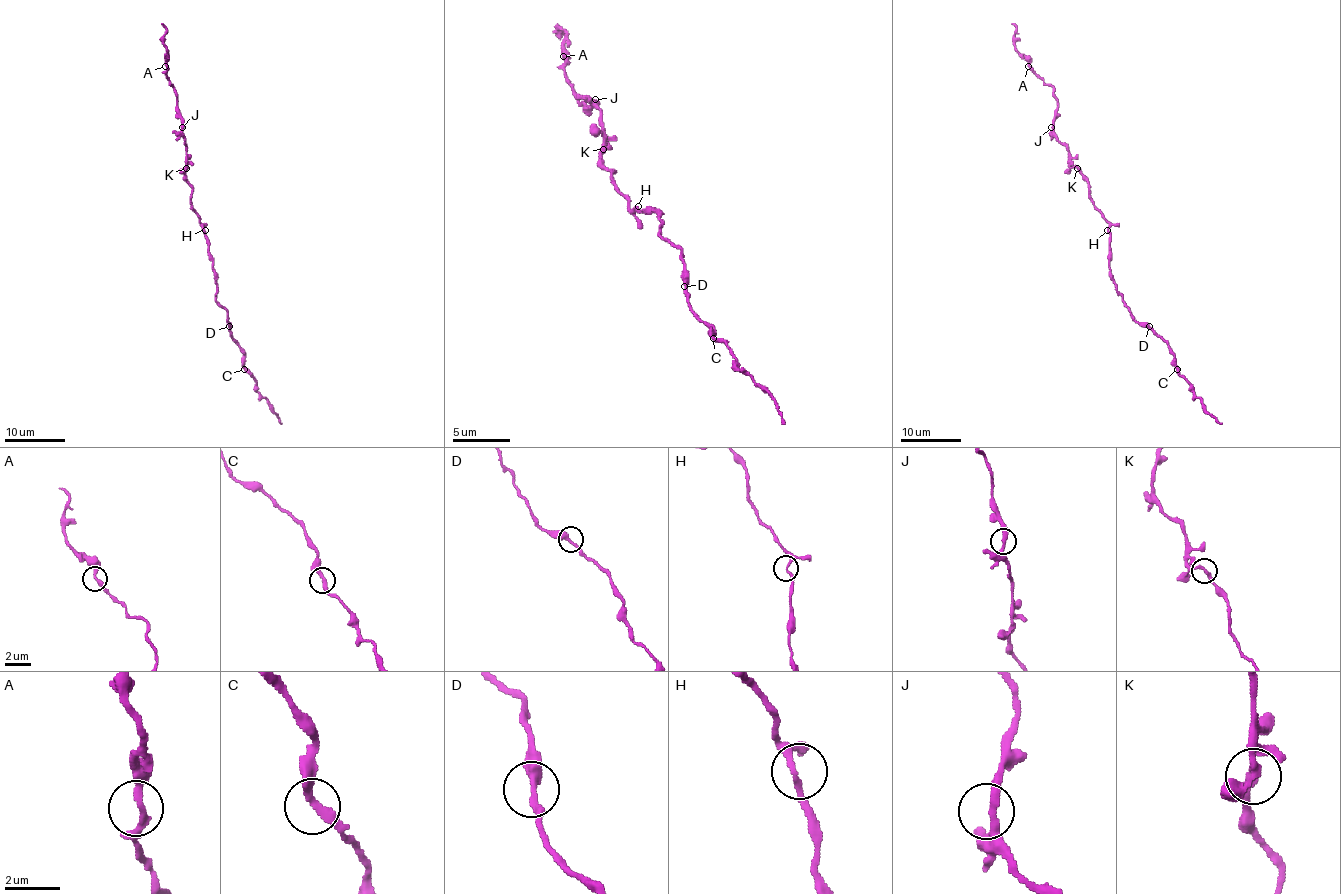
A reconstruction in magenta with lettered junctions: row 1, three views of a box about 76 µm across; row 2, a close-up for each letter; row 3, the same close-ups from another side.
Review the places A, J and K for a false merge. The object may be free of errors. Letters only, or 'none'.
none

